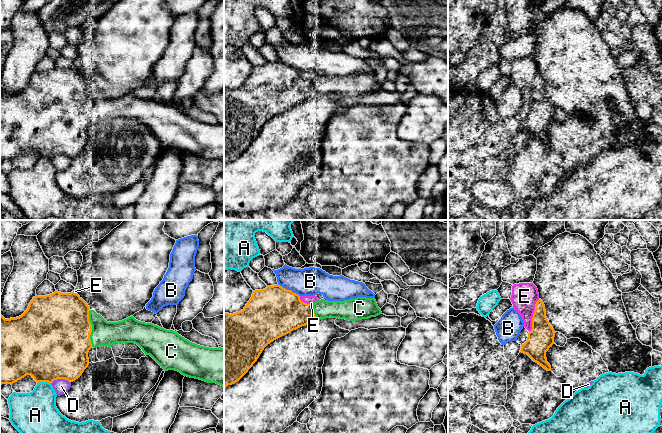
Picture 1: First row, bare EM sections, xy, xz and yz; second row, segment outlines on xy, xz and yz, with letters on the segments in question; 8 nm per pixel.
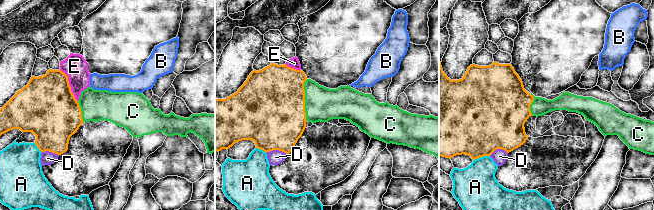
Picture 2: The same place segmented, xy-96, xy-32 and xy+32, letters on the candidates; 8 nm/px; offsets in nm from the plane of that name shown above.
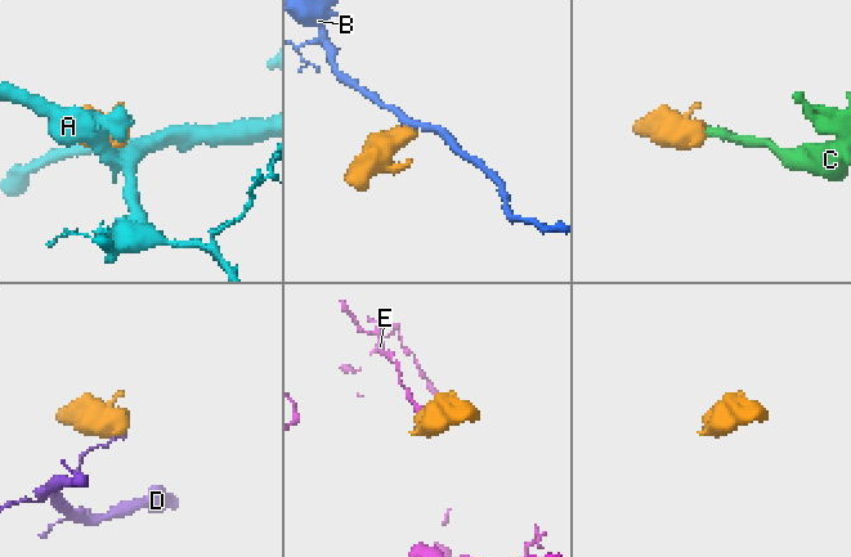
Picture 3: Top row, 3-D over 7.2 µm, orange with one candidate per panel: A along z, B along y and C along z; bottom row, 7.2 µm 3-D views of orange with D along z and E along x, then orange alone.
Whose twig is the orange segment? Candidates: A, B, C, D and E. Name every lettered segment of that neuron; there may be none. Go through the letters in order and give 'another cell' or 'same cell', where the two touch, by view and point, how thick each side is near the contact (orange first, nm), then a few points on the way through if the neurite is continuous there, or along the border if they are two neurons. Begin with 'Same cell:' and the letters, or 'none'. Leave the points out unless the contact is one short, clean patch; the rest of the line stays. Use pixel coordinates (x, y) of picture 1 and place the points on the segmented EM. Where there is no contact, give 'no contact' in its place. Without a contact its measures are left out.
Same cell: C
A: another cell; contact xy (43, 381); calibres 480 and 320 nm; border xy (50, 382), (37, 383)
B: another cell; contact xz (288, 290); calibres 400 and 220 nm
C: same cell; contact xy (91, 328); calibres 480 and 200 nm
D: another cell; contact xy (60, 378); calibres 500 and 120 nm
E: another cell; contact yz (533, 315); calibres 200 and 220 nm

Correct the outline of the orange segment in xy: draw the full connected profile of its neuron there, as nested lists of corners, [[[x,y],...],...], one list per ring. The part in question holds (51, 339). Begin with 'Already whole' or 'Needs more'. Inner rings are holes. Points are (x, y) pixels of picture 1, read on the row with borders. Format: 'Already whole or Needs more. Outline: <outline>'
Needs more. Outline: [[[58,291],[46,296],[36,295],[27,310],[19,317],[5,319],[0,313],[0,384],[12,385],[26,375],[31,375],[37,383],[52,383],[57,379],[73,382],[88,367],[88,352],[92,347],[111,347],[115,343],[135,343],[145,355],[150,355],[165,371],[175,370],[184,376],[224,387],[224,348],[197,345],[173,330],[138,321],[133,316],[118,322],[107,322],[100,314],[91,310],[77,293]]]

